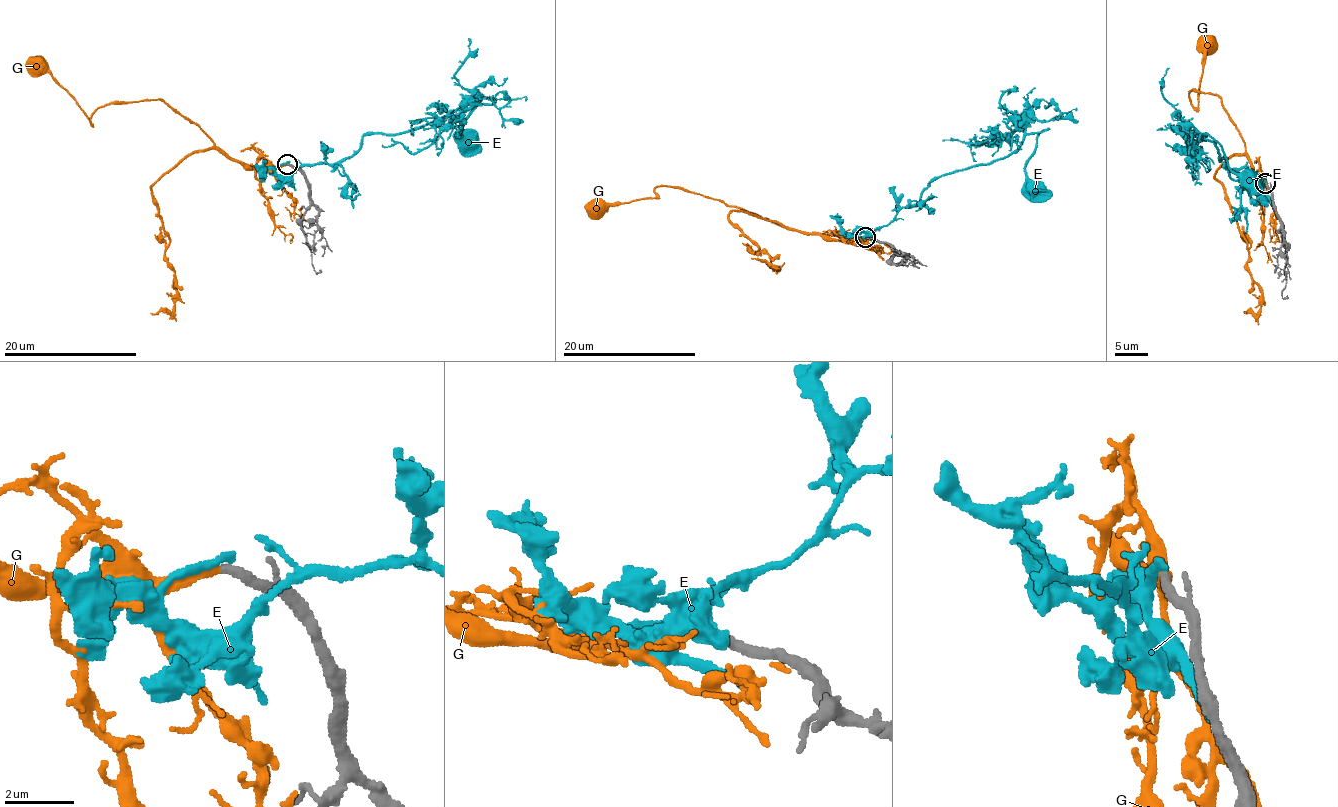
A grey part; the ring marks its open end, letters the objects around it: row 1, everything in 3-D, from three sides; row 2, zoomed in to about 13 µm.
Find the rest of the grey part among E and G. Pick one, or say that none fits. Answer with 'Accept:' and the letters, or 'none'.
Accept: G

